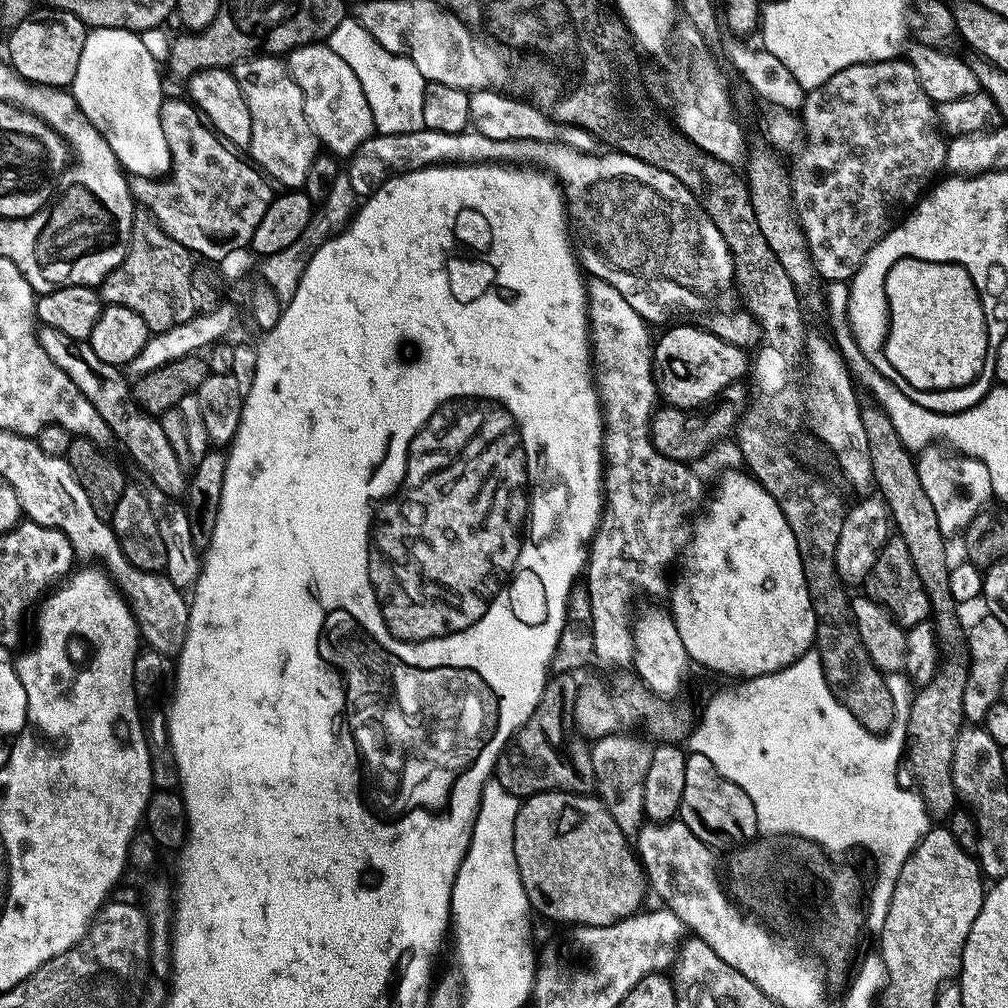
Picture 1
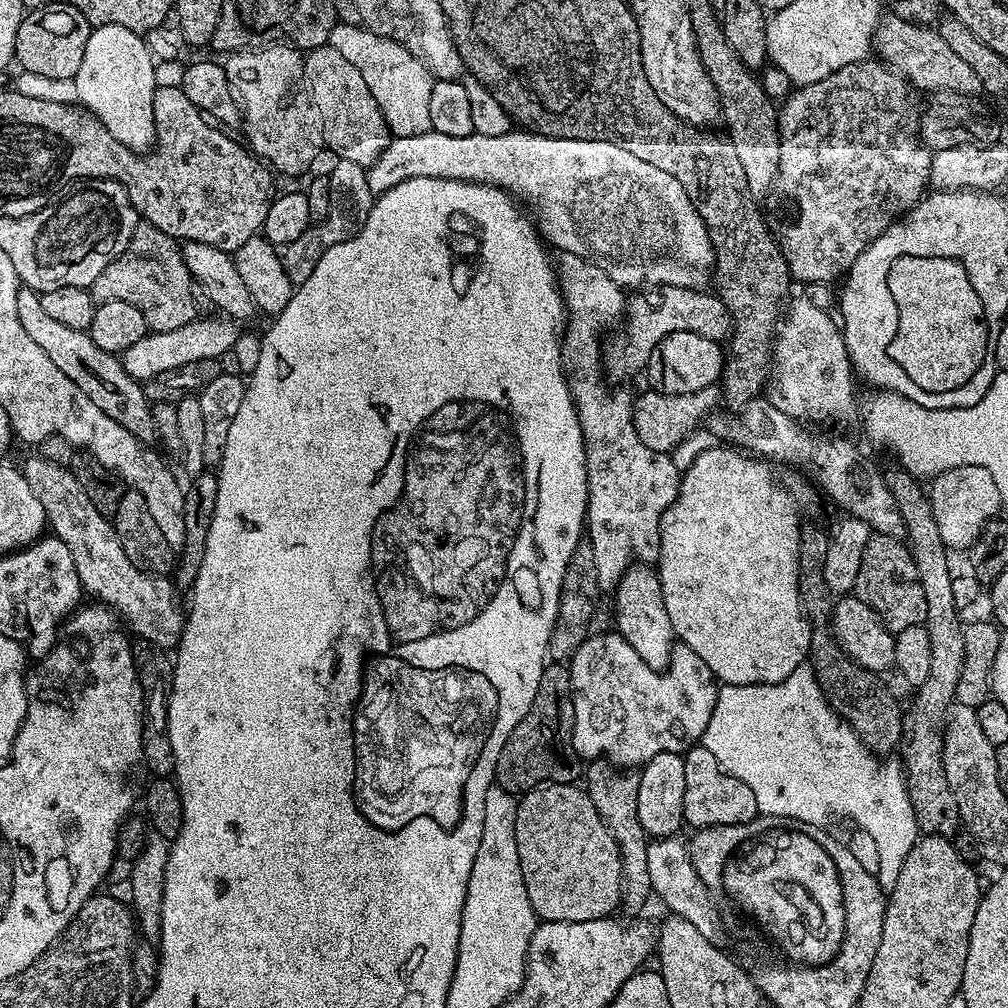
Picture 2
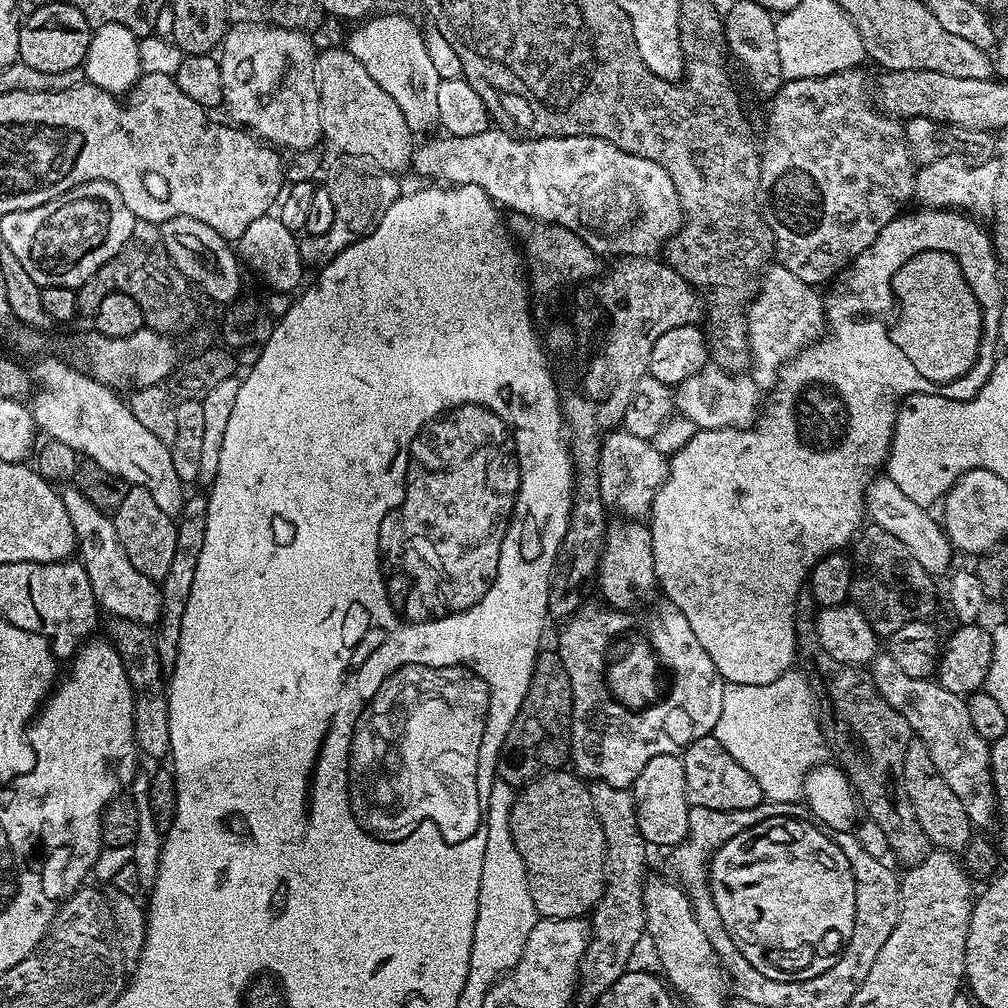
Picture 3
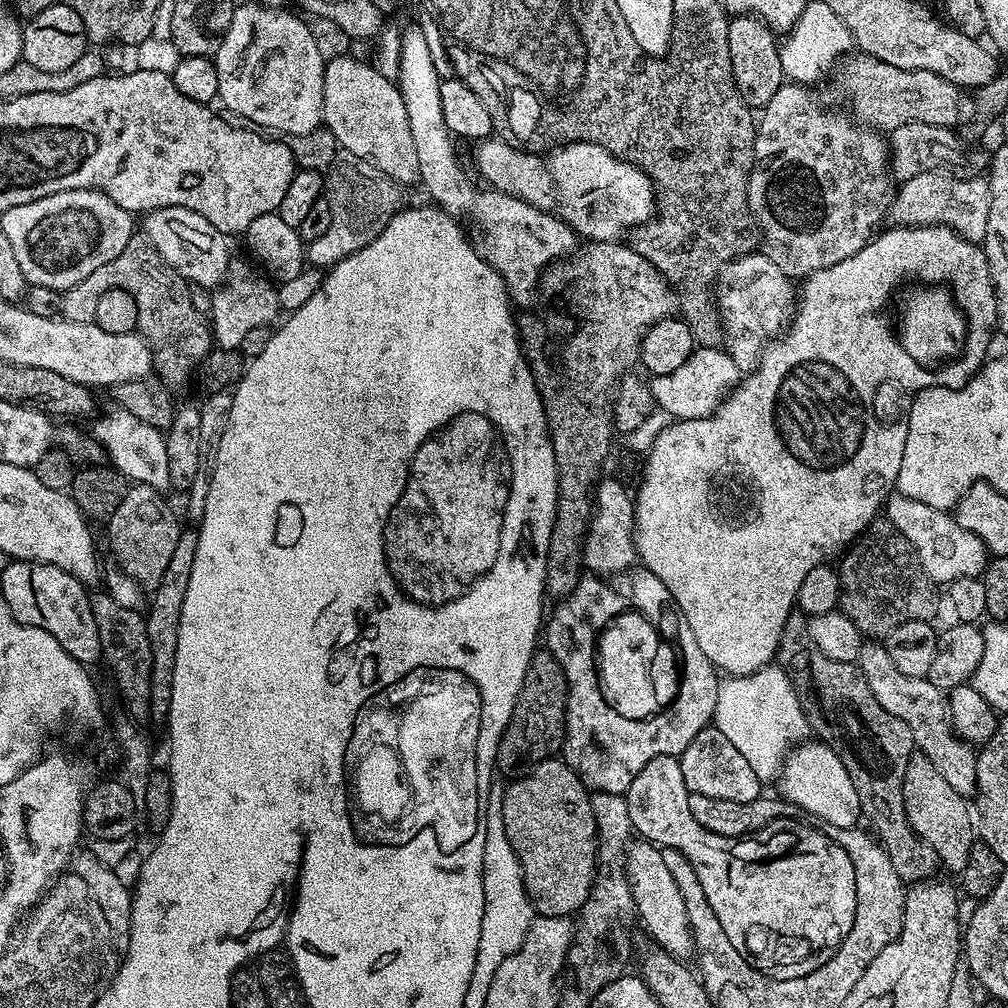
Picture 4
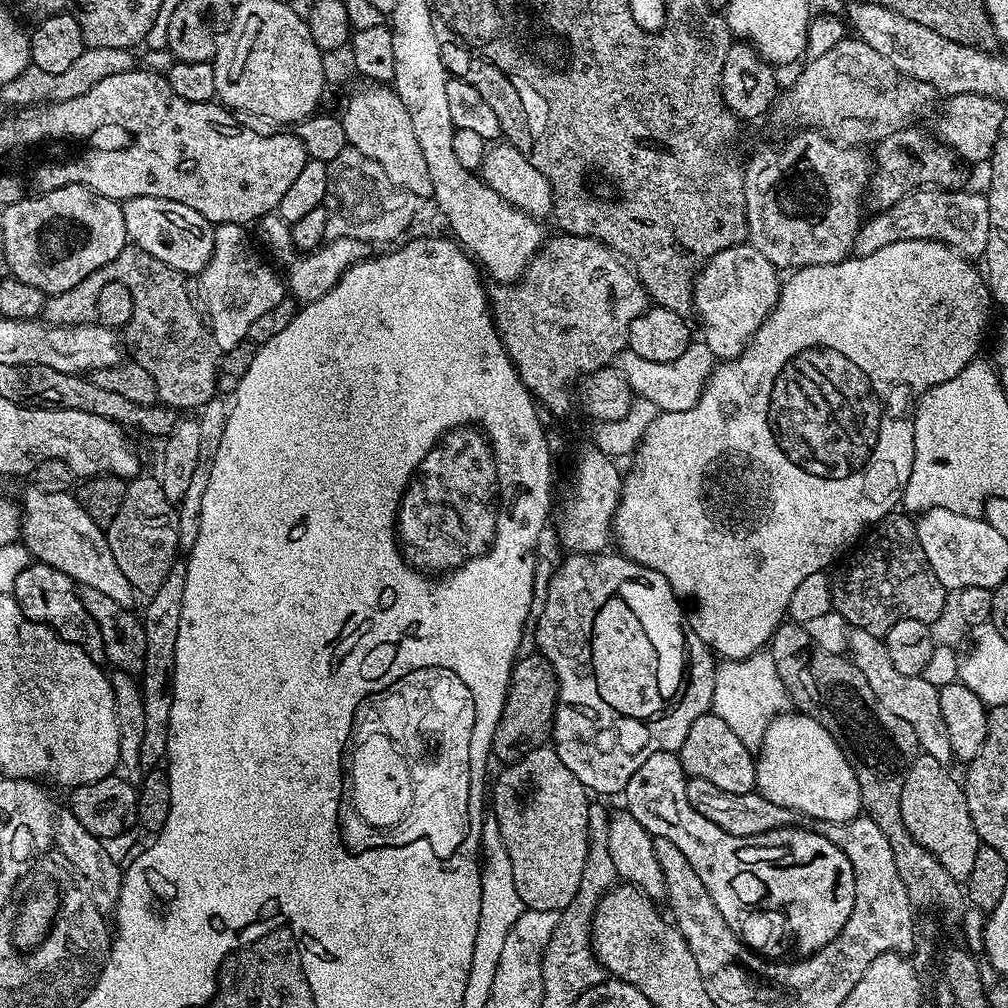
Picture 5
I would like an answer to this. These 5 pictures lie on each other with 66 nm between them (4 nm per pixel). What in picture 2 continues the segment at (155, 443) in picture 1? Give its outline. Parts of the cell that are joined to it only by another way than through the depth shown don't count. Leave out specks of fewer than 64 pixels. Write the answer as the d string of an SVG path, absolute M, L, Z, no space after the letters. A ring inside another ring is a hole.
M21 286L18 290L18 319L22 322L22 330L26 330L32 341L42 346L42 350L46 350L50 362L54 362L96 406L110 414L110 418L126 426L126 430L145 442L157 435L152 417L153 405L144 395L143 387L123 368L119 355L94 346L87 331L71 329L65 323L53 319L52 315L46 314L41 293L33 288Z

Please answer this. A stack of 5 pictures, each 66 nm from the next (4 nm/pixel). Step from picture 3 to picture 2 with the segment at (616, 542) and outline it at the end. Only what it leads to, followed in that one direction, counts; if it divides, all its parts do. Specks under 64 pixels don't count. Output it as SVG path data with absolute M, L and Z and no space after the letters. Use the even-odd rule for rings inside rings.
M648 562L633 563L622 574L616 584L616 625L615 631L623 636L624 641L634 650L638 650L638 658L646 662L646 666L657 670L667 669L668 661L674 647L674 633L670 614L666 614L666 602L662 598L660 573Z

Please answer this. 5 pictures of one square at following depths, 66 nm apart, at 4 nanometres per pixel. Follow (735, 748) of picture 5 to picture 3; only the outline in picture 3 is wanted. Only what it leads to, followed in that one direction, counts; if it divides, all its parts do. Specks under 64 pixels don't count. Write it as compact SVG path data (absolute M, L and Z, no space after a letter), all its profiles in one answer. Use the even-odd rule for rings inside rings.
M715 735L703 736L682 753L686 770L686 794L691 807L706 806L710 810L750 810L765 803L764 791L742 770L742 766L717 742Z

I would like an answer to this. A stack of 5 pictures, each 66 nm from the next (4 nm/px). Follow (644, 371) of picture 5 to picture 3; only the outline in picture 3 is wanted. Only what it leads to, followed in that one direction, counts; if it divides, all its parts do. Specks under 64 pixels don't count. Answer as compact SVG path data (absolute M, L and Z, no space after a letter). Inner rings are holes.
M706 366L698 374L686 378L674 392L674 404L680 412L696 424L697 429L750 428L758 416L762 404L762 392L744 374L724 372L715 366Z

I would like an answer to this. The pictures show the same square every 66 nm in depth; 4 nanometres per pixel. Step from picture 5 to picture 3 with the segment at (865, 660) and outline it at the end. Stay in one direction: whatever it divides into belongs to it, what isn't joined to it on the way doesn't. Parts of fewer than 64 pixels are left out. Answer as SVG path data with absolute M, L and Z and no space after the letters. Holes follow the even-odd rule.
M878 654L870 665L870 675L878 694L906 718L912 727L915 739L926 746L934 767L946 786L954 790L958 802L966 810L973 829L988 830L991 824L998 820L998 801L996 798L996 785L992 779L992 749L989 741L974 730L974 722L970 722L967 699L963 695L956 695L938 684L935 679L910 678L886 654Z

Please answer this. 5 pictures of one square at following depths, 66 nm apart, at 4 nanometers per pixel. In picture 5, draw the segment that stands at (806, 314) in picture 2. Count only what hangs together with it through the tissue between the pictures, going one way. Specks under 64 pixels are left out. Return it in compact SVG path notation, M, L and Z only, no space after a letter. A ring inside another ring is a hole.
M750 242L718 251L697 272L693 309L702 324L702 342L718 360L738 357L780 296L779 271Z

